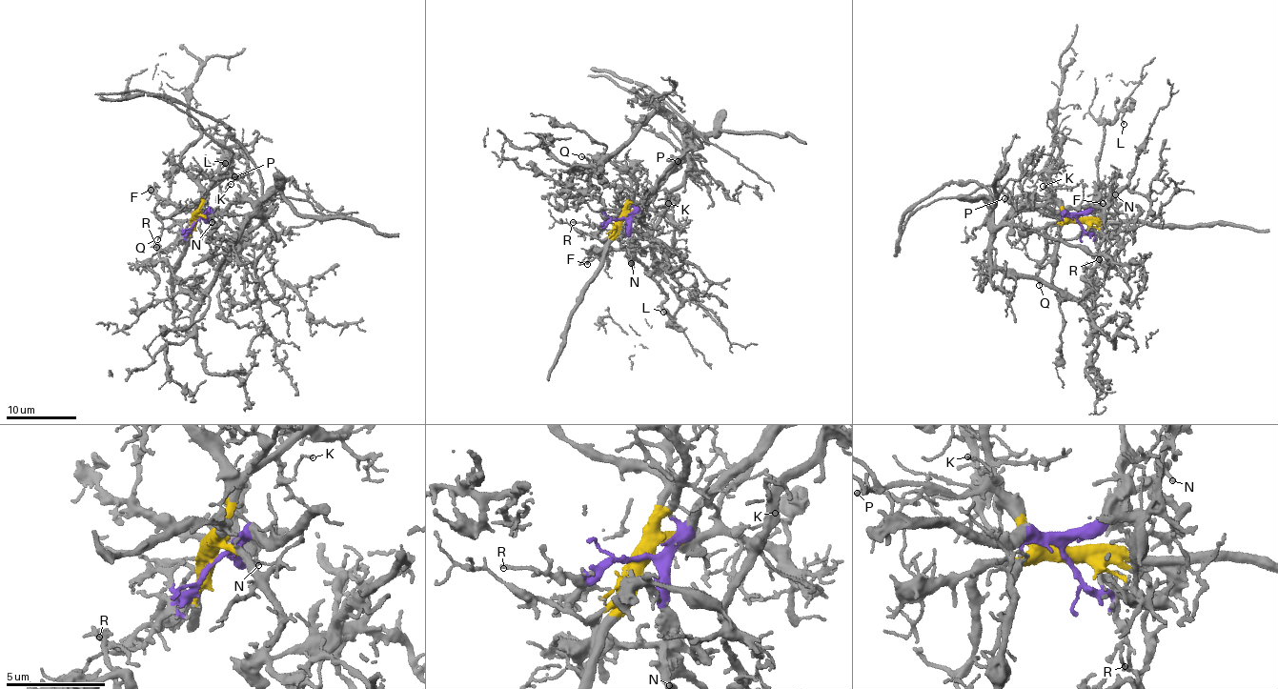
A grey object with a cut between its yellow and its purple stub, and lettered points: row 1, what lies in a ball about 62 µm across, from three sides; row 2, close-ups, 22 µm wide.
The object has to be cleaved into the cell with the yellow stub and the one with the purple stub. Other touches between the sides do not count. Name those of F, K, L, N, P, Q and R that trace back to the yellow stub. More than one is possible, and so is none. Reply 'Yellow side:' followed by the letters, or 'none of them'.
Yellow side: K, Q

